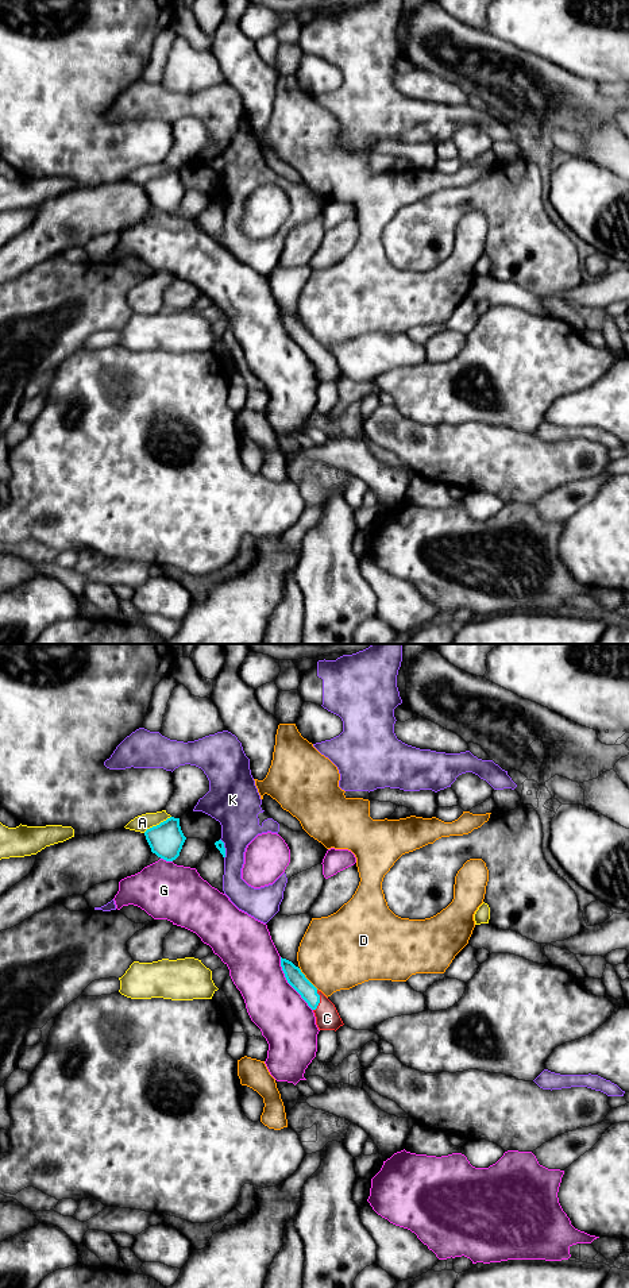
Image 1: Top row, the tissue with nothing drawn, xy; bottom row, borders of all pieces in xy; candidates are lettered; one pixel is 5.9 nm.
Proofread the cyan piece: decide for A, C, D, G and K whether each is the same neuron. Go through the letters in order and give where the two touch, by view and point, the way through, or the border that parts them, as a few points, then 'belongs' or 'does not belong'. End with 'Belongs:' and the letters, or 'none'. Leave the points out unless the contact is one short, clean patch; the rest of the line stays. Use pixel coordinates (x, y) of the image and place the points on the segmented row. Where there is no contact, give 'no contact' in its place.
A: xy (157, 825) | does not belong
C: xy (319, 1001) | across xy (294, 976), (319, 1001), (327, 1018) | belongs
D: xy (307, 979) | does not belong
G: xy (289, 983) | does not belong
K: xy (224, 848) | does not belong
Belongs: C

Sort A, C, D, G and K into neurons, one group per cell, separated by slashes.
A / C / D / G / K

